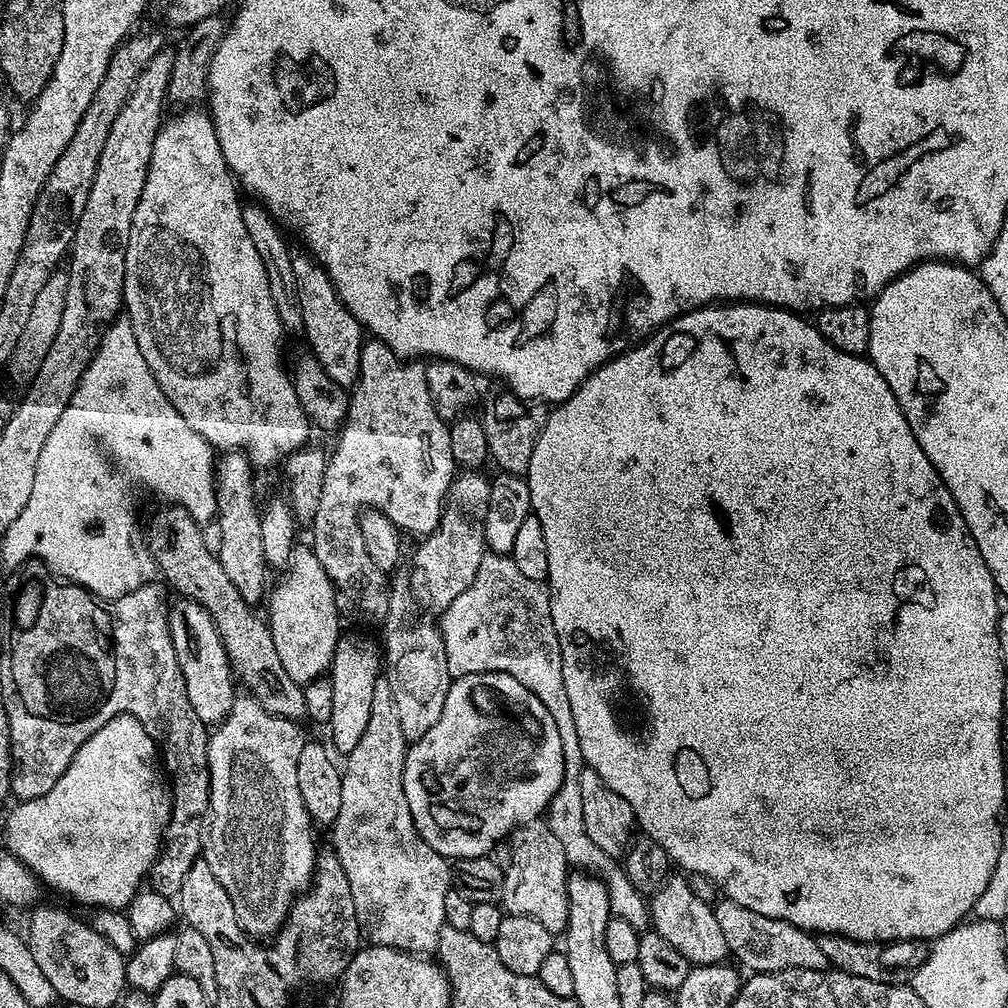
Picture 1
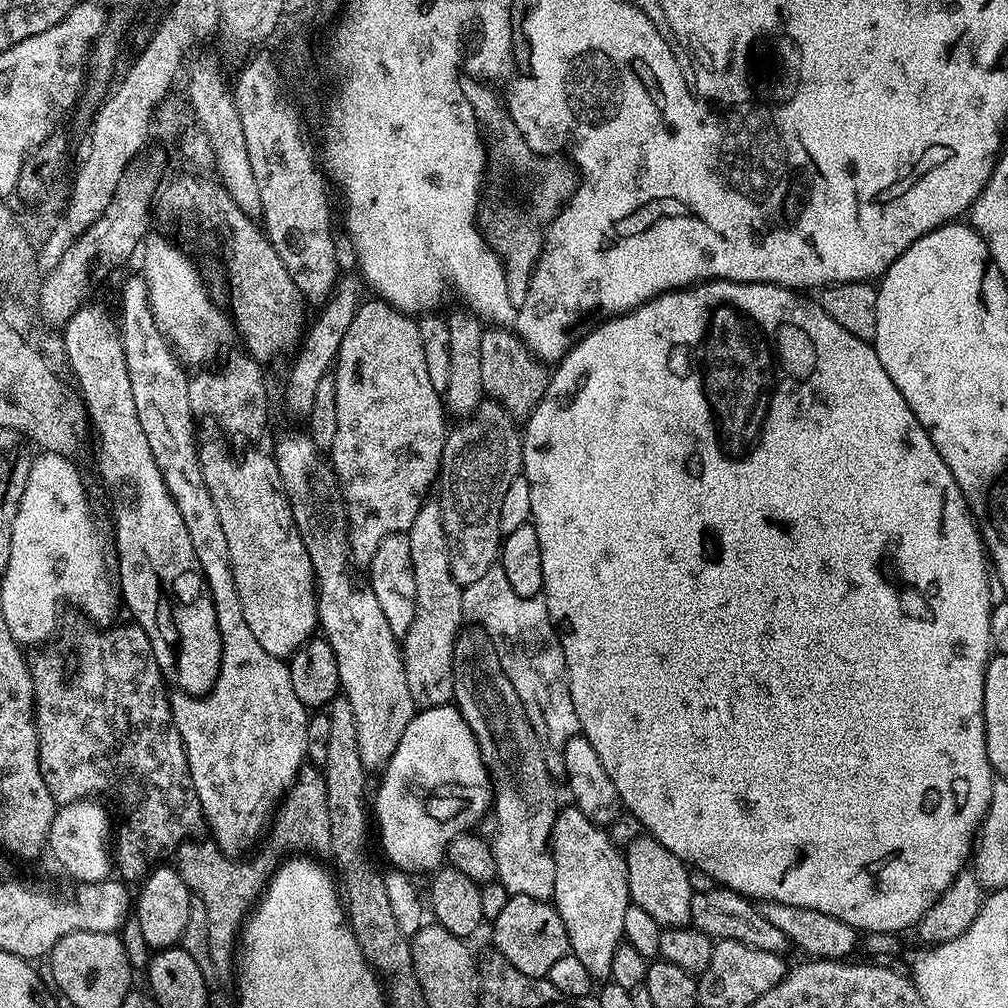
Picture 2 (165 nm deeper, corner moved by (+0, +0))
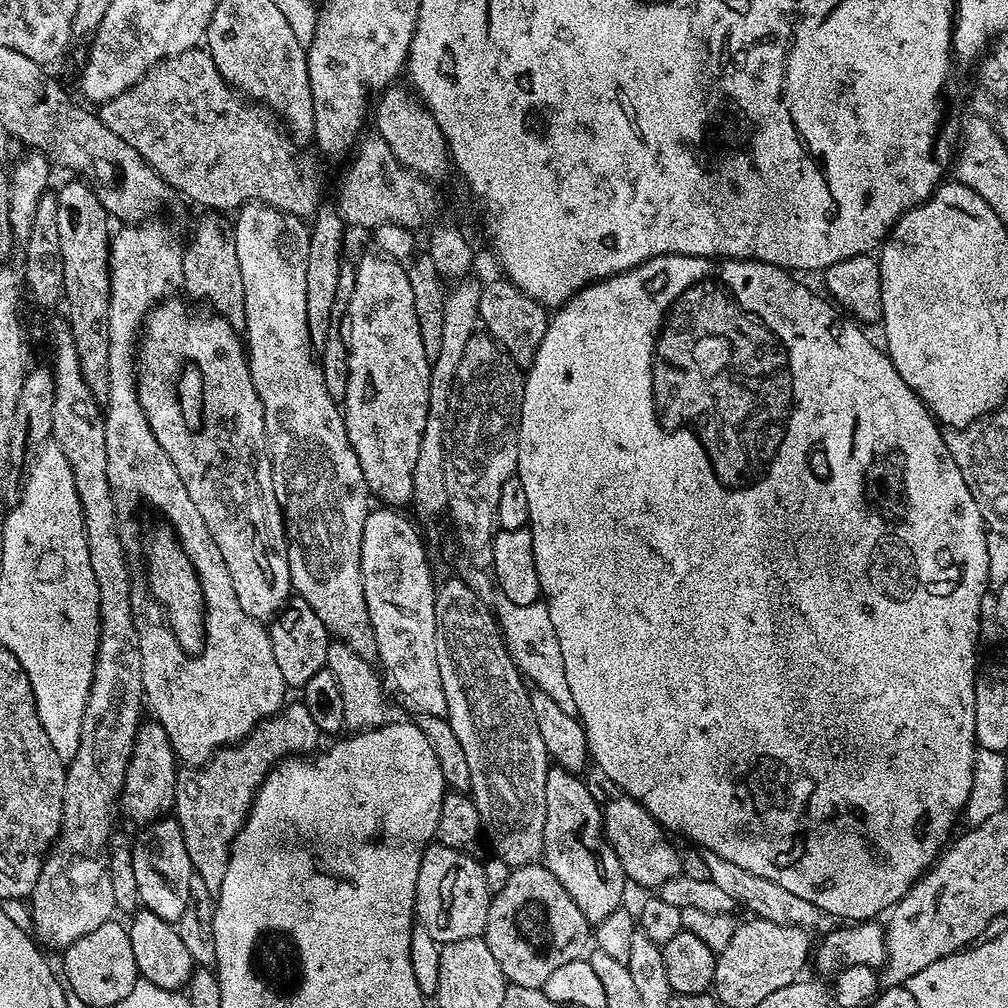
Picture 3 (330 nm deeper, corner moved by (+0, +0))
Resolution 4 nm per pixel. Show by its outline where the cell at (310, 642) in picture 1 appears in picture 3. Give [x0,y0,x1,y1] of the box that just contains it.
[136,298,293,622]

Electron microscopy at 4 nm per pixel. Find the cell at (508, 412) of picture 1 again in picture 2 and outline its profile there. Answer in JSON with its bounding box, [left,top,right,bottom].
[482,326,550,418]

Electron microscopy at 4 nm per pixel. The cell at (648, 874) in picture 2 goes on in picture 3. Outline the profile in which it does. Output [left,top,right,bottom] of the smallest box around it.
[602,794,681,890]

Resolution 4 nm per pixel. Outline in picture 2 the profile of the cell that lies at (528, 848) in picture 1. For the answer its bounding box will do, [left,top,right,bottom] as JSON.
[452,626,558,901]

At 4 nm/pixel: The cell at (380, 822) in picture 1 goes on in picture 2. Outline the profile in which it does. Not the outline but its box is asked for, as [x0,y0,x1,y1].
[274,436,418,770]

